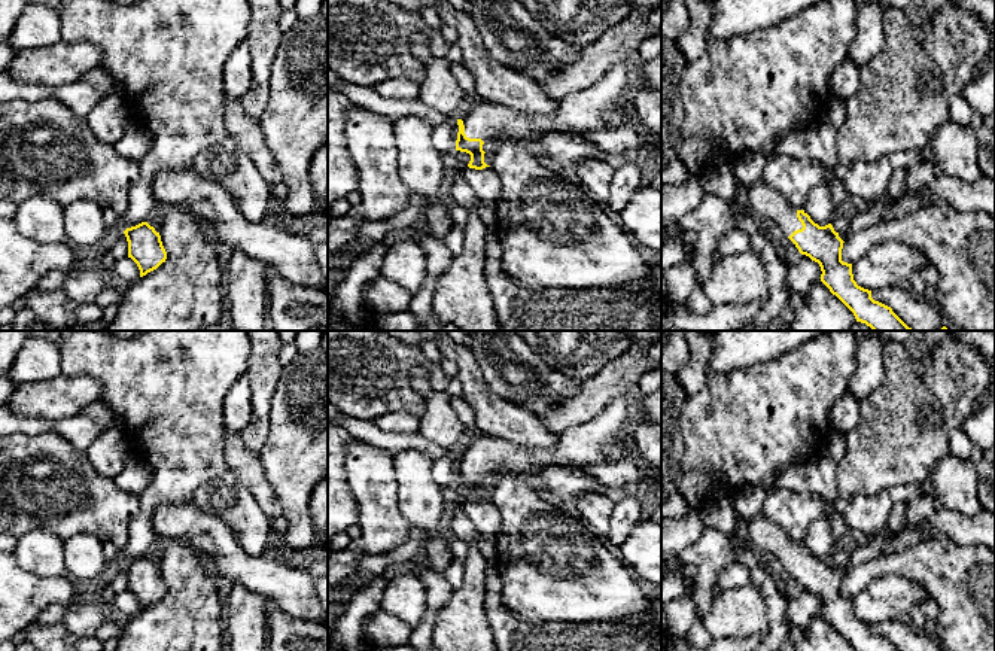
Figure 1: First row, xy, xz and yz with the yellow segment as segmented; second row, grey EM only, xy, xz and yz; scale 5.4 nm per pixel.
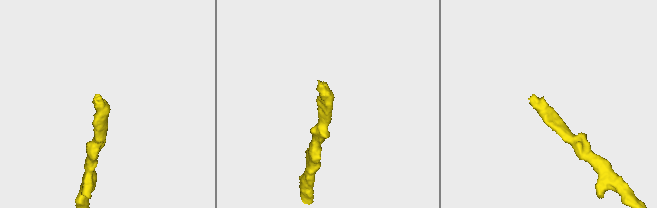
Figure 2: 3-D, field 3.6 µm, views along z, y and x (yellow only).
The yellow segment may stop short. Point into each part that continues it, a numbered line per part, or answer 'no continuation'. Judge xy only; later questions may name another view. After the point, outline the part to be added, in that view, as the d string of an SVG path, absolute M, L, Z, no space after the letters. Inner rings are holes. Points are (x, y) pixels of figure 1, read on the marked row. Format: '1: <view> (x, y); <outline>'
no continuation

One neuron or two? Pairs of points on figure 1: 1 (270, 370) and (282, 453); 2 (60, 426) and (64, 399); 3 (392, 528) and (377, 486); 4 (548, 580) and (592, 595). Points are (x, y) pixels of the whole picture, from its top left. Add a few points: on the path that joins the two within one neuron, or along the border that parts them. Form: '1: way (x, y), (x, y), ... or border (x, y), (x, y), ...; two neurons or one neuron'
1: border (282, 367), (270, 405), (268, 429); two neurons
2: border (78, 413), (55, 422); two neurons
3: way (382, 517), (377, 508), (377, 496); one neuron
4: way (559, 580), (578, 581), (581, 584); one neuron

